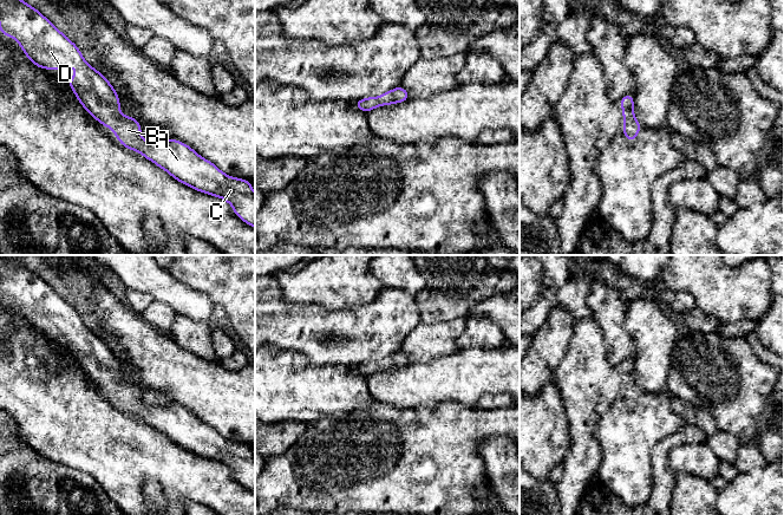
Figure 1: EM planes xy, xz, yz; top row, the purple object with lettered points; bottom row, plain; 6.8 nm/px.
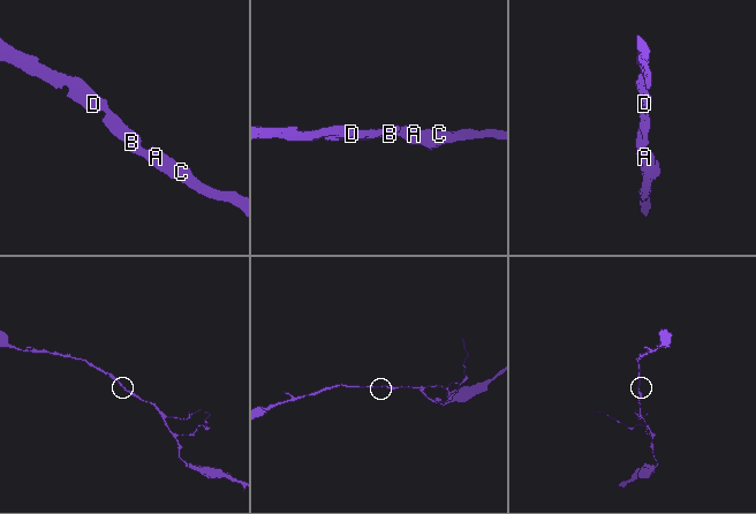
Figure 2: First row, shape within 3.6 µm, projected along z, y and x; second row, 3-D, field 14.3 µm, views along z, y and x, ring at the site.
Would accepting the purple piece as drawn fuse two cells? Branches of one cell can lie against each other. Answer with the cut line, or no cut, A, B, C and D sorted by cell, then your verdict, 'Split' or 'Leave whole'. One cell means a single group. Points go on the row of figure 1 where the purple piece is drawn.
No split. Groups: A B C D. Leave whole

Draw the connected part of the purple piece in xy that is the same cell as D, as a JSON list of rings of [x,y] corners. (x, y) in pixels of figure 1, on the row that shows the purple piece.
[[[0,0],[0,32],[18,40],[26,57],[39,69],[65,70],[68,66],[76,69],[77,73],[67,80],[83,107],[102,125],[111,128],[118,142],[126,149],[135,150],[146,159],[157,164],[170,174],[179,183],[197,191],[221,197],[231,204],[236,216],[247,224],[255,228],[255,193],[251,182],[243,178],[230,177],[223,174],[214,163],[201,157],[189,145],[170,138],[162,143],[151,143],[141,137],[142,125],[136,118],[120,115],[120,102],[118,93],[102,72],[90,66],[79,48],[65,34],[63,34],[38,9],[24,0]]]

